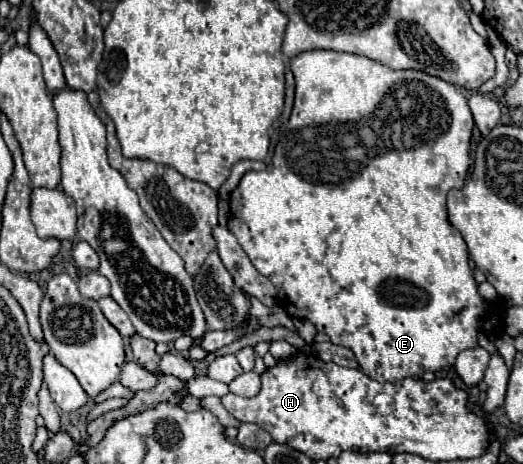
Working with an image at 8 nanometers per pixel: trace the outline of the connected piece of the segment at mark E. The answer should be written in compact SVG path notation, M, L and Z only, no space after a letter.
M334 50L302 52L292 58L290 70L295 79L295 97L294 110L288 120L288 140L278 142L270 168L262 172L246 172L242 176L240 184L230 196L228 228L238 238L254 268L270 278L270 282L274 284L278 292L278 306L284 308L292 318L310 320L318 332L330 336L332 344L350 348L356 354L356 360L366 376L378 382L398 382L408 376L422 376L426 370L438 372L450 368L454 364L454 358L462 350L478 346L476 336L480 328L484 332L496 332L498 328L502 328L502 318L492 306L482 302L478 294L478 284L474 282L468 264L466 242L462 234L450 224L446 208L446 196L450 188L462 188L470 168L468 150L474 120L464 94L454 84L426 72L392 70L378 60Z

